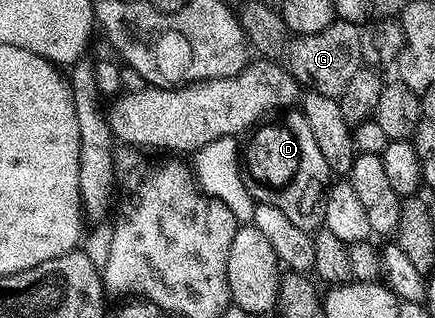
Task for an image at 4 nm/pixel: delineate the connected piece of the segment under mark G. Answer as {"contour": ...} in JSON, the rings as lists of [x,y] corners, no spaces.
{"contour":[[[334,19],[327,30],[290,39],[287,44],[287,70],[302,89],[340,98],[355,72],[362,68],[359,34],[361,28],[346,20]]]}

